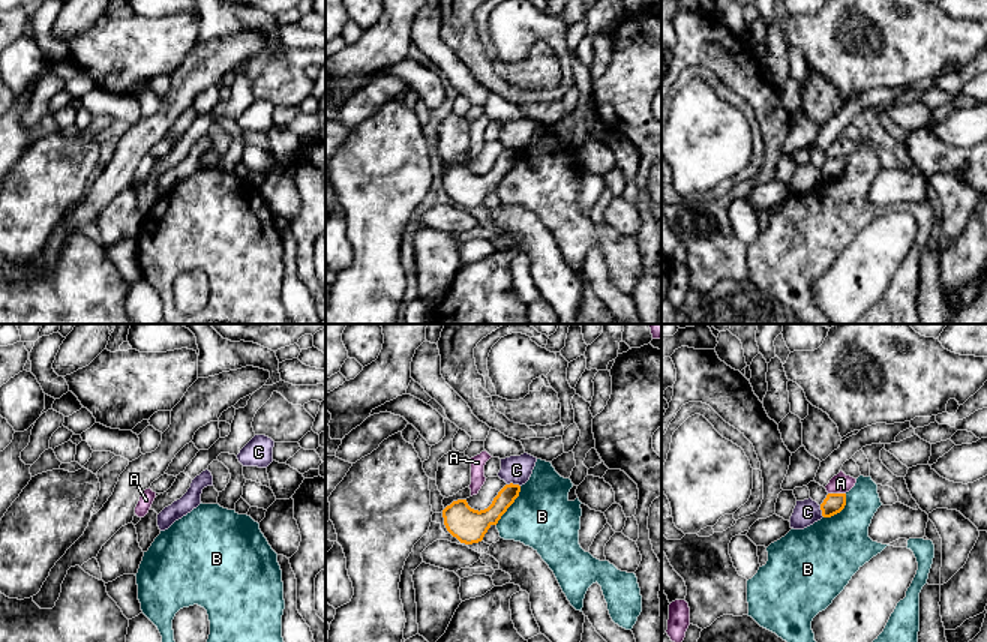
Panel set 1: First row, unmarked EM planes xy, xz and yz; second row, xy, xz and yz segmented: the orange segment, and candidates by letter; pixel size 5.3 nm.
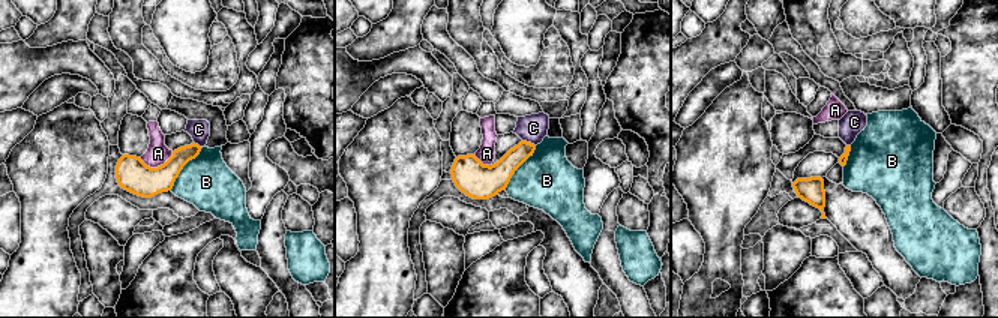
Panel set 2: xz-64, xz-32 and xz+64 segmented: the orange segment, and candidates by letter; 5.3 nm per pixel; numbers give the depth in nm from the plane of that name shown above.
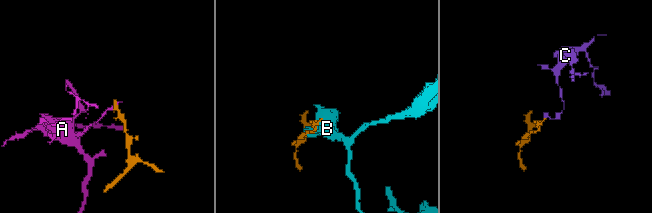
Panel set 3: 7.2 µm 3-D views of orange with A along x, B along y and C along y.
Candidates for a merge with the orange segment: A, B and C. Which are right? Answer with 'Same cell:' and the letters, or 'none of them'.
Same cell: none of them

